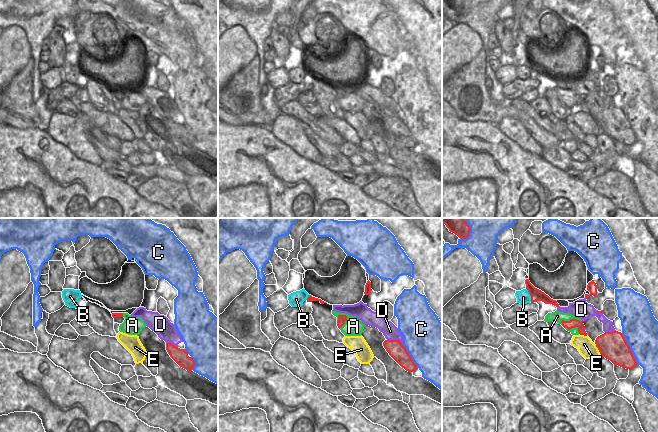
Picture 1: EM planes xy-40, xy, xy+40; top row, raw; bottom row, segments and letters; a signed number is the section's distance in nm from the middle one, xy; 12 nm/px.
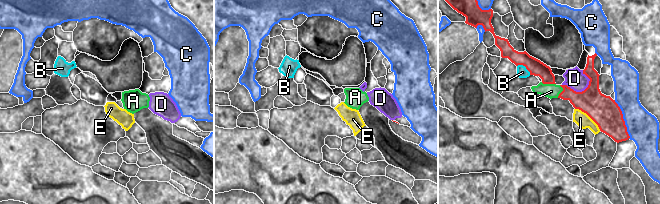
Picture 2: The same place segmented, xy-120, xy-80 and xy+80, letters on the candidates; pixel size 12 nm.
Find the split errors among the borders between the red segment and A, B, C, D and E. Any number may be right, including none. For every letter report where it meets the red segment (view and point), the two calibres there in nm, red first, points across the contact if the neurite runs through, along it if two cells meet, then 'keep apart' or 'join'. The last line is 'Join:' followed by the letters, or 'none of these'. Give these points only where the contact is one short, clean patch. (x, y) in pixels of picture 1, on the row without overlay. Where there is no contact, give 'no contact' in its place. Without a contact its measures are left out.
A: meets red in xy at (346, 96); 100 nm thick on the red side, 220 nm on the other; keep apart
B: meets red in xy+40 at (530, 71); 140 nm thick on the red side, 170 nm on the other; border along xy+40 (526, 64), (531, 77); keep apart
C: meets red in xy+40 at (629, 125); 340 nm thick on the red side, 400 nm on the other; keep apart
D: meets red in xy at (395, 116); 200 nm thick on the red side, 190 nm on the other; keep apart
E: meets red in xy+40 at (599, 127); 340 nm thick on the red side, 200 nm on the other; keep apart
Join: none of these

